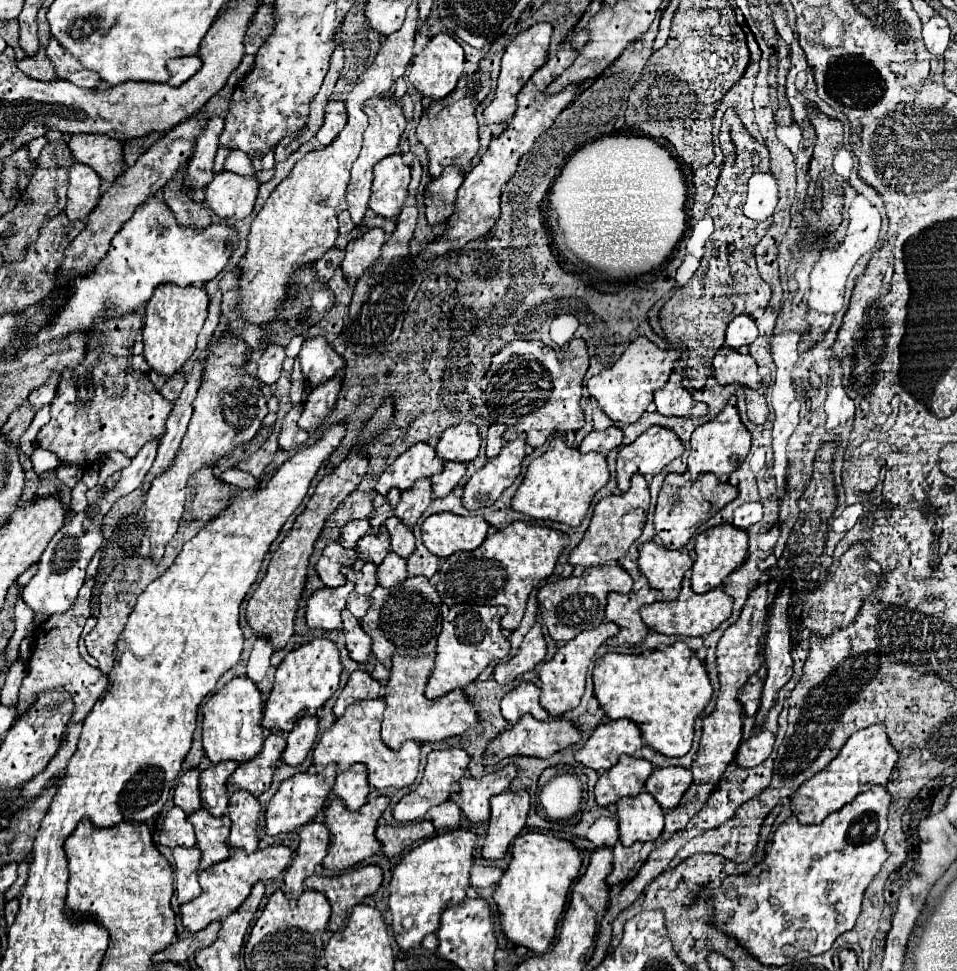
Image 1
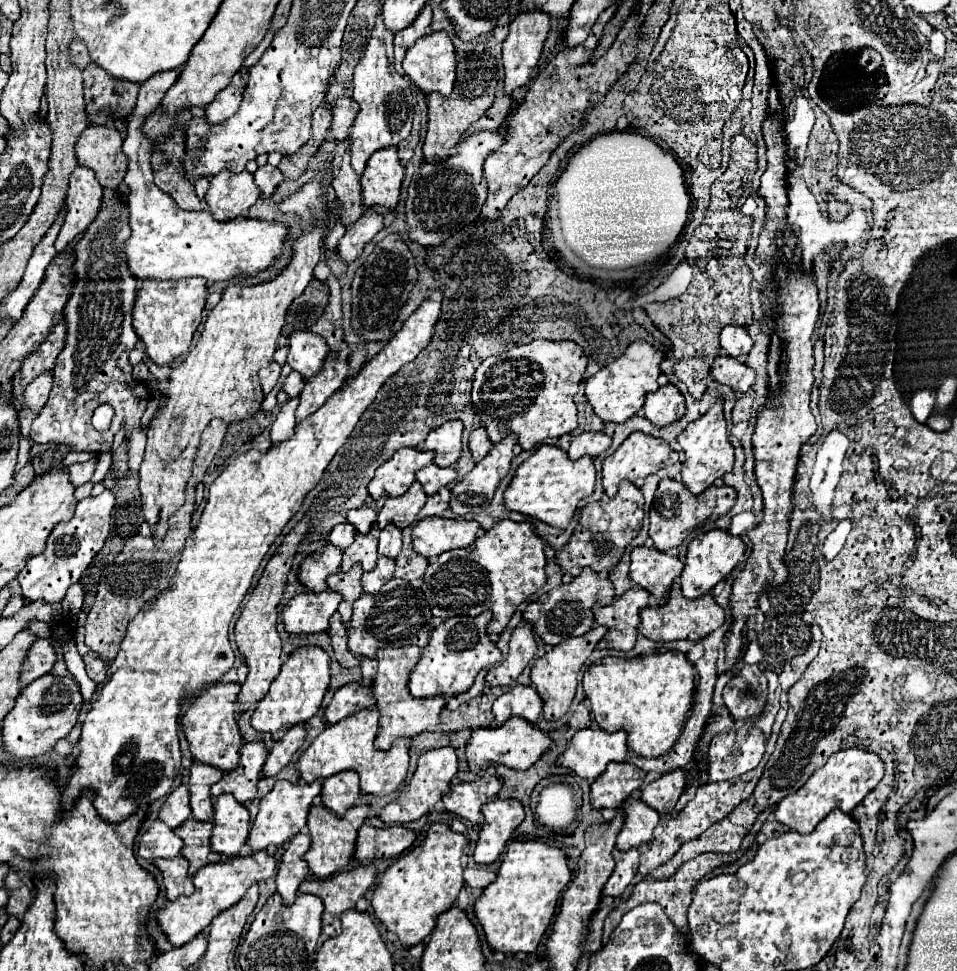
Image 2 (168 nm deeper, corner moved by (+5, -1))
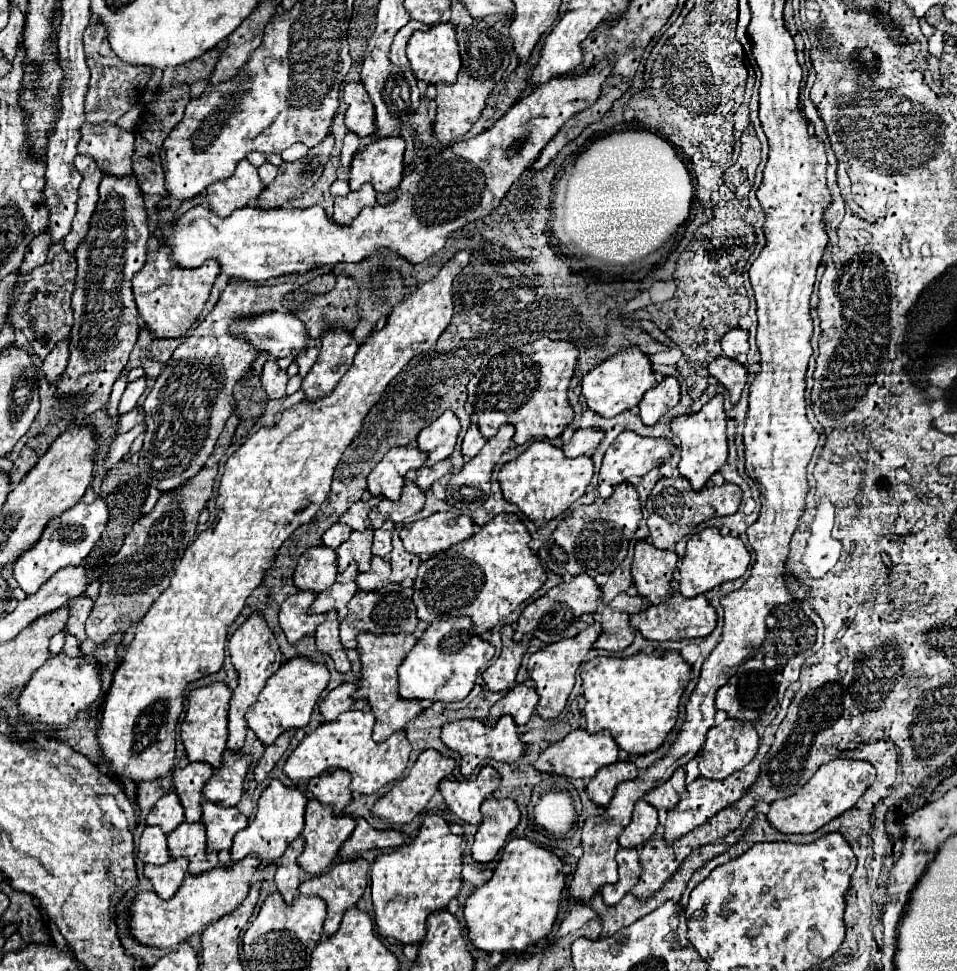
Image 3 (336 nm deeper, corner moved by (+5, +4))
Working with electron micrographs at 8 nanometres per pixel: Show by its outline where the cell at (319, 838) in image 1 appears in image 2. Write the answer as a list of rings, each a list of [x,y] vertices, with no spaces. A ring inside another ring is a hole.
[[[298,833],[288,843],[288,849],[280,859],[276,887],[278,887],[278,893],[282,895],[284,905],[292,905],[294,899],[298,897],[298,885],[304,881],[304,875],[308,871],[308,865],[304,861],[304,853],[308,851],[308,847],[310,847],[310,835]]]

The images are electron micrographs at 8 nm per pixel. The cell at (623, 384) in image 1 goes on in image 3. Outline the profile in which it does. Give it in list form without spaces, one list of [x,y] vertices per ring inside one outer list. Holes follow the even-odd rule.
[[[630,346],[614,354],[612,358],[604,360],[582,378],[582,396],[586,398],[586,404],[590,410],[594,410],[604,418],[614,418],[616,414],[622,414],[638,406],[644,392],[654,386],[656,386],[656,378],[654,378],[654,370],[648,354],[644,354],[638,346]]]

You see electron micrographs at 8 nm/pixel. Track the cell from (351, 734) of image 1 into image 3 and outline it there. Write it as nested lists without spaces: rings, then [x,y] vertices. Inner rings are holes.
[[[350,710],[340,714],[334,722],[320,724],[288,756],[284,764],[284,774],[294,782],[308,782],[314,776],[320,776],[322,772],[344,768],[352,774],[352,786],[350,786],[352,790],[360,794],[374,794],[382,786],[402,776],[412,748],[404,732],[396,732],[388,740],[376,744],[372,740],[372,726],[374,726],[374,714],[370,710]]]

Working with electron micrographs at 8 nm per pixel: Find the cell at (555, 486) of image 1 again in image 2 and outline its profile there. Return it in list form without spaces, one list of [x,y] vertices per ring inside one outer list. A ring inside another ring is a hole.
[[[540,445],[522,465],[518,465],[508,489],[504,491],[504,505],[522,515],[544,521],[552,527],[568,527],[578,503],[594,493],[596,469],[592,457],[572,461],[562,449],[554,445]]]

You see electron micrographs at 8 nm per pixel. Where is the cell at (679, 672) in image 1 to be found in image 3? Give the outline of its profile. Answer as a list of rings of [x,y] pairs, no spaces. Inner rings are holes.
[[[638,652],[628,658],[598,656],[584,664],[584,716],[586,730],[600,732],[608,730],[616,744],[628,754],[654,752],[676,726],[680,698],[690,682],[690,664],[680,652]]]

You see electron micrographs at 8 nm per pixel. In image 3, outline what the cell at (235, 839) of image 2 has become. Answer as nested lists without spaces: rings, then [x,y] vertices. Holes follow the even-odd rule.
[[[204,800],[202,804],[202,822],[208,836],[208,852],[230,850],[232,838],[236,832],[248,826],[248,818],[236,806],[222,806]]]

